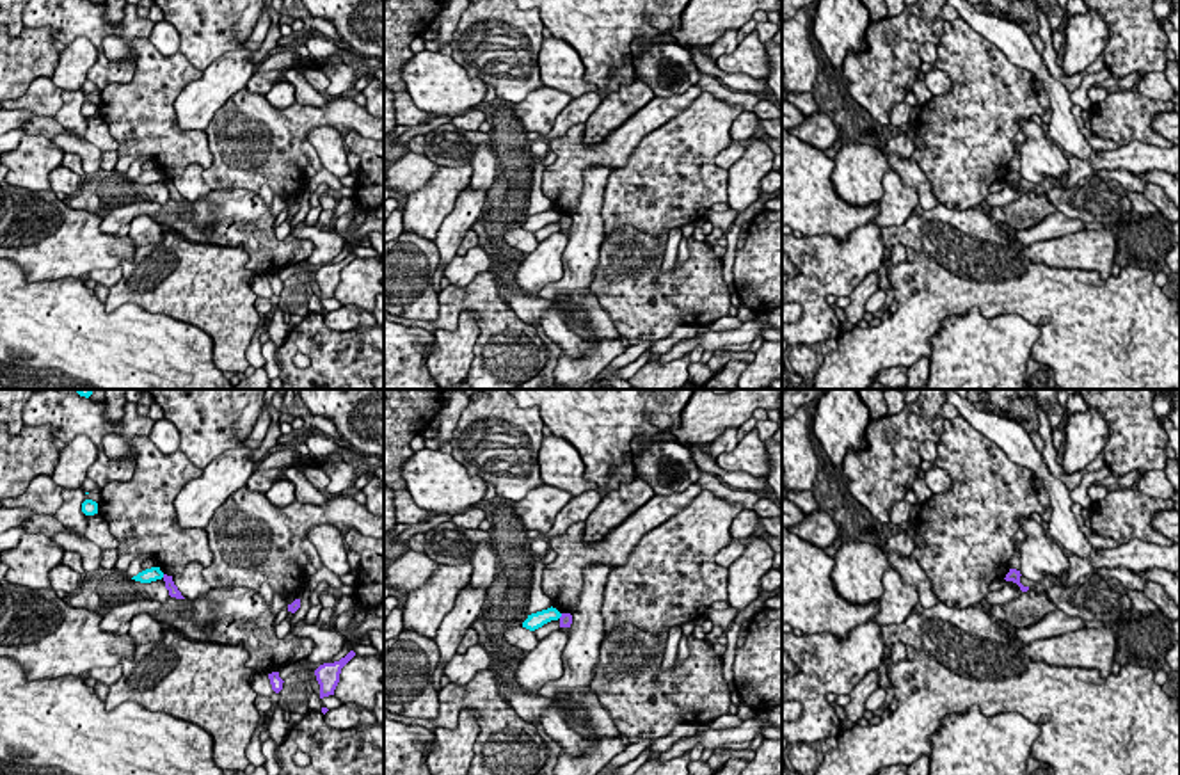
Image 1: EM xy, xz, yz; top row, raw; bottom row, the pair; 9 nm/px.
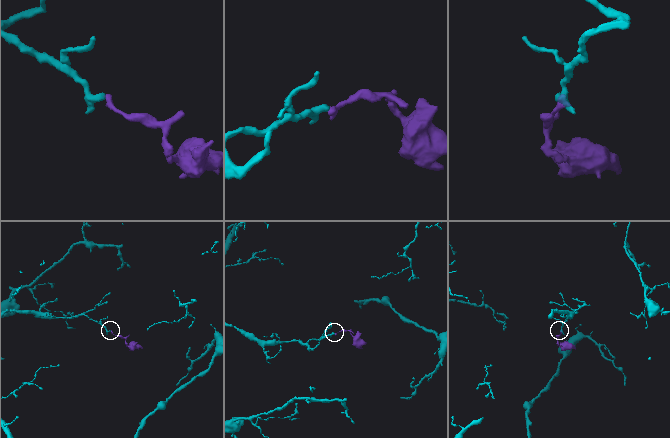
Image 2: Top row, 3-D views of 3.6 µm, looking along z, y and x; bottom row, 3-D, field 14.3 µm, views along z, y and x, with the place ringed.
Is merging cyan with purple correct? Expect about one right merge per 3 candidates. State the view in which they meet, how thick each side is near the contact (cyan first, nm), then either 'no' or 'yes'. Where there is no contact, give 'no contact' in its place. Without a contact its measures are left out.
xz | 140/120 nm | no

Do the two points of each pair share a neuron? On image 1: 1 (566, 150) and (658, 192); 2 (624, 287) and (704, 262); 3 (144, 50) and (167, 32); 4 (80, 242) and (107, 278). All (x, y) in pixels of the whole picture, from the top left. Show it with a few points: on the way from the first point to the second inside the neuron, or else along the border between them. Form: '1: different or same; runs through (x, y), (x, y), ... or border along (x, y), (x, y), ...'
1: different; border along (640, 139), (629, 159), (613, 171)
2: same; runs through (644, 288), (667, 288), (672, 283), (686, 281)
3: different; border along (146, 38), (166, 55), (178, 52)
4: different; border along (118, 265), (89, 274)

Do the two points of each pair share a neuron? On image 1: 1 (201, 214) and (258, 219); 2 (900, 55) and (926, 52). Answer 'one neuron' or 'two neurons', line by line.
1: one neuron
2: two neurons

